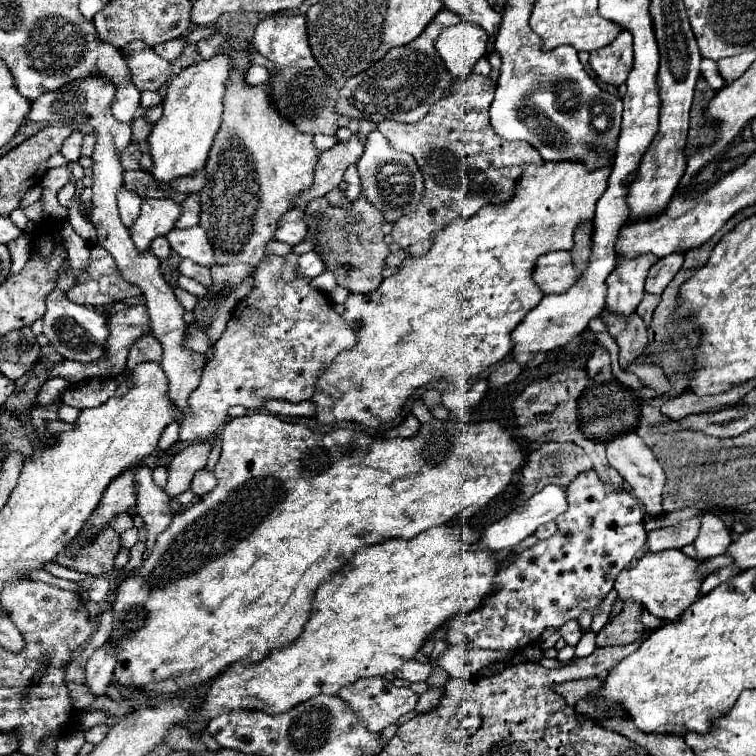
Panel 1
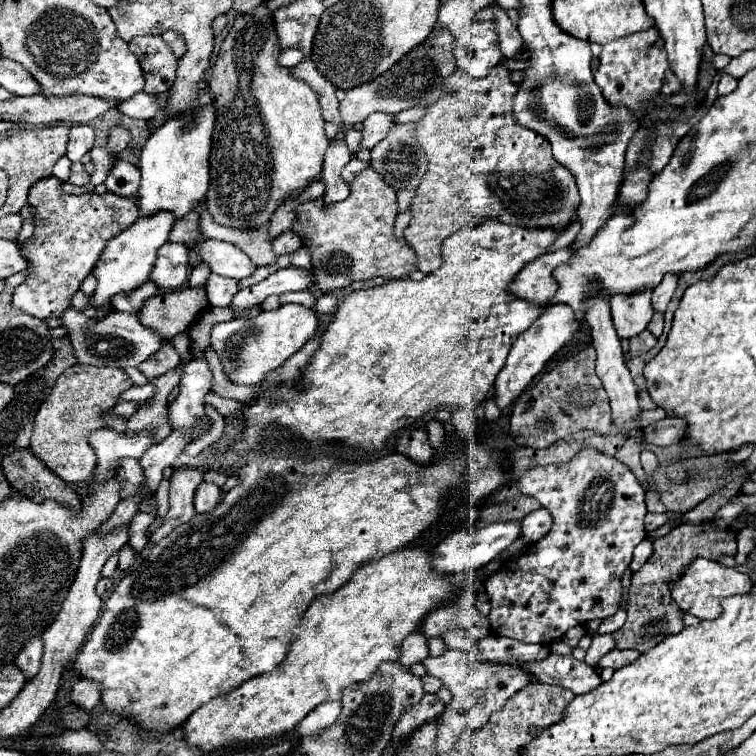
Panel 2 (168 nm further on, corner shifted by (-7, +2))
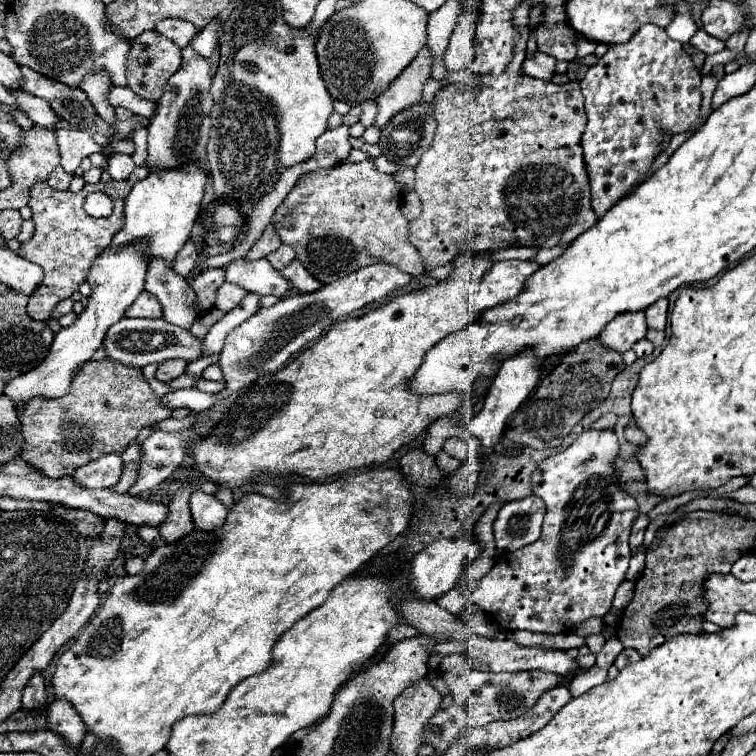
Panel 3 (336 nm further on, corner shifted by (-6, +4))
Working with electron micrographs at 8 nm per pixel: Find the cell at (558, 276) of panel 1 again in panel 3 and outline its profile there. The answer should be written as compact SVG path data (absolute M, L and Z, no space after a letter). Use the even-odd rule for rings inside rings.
M498 261L480 283L472 311L480 313L494 305L506 303L526 289L526 279L540 269L536 261Z

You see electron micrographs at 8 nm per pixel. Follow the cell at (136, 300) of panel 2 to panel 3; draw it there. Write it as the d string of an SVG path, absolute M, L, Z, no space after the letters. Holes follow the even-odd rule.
M144 291L140 297L126 309L126 317L162 317L162 305L156 301L156 295Z

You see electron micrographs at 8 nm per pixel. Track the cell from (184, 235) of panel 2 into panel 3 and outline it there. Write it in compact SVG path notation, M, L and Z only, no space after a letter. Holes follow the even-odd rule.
M186 241L184 247L178 251L176 261L174 261L174 269L176 273L180 273L182 277L188 277L190 271L198 265L198 251L196 245L192 241Z

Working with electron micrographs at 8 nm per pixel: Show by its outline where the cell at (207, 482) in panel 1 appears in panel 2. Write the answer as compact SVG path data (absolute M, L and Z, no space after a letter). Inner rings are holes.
M203 481L195 491L195 511L209 513L217 507L217 501L221 501L221 489L213 483Z

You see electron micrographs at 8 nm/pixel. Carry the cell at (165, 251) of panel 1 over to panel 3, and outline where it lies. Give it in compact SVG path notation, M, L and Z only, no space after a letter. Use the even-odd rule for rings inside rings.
M156 257L148 265L148 275L146 275L146 291L154 293L158 301L162 303L164 309L164 319L172 325L178 325L182 329L190 329L198 313L192 309L194 293L184 277L180 277L172 265Z

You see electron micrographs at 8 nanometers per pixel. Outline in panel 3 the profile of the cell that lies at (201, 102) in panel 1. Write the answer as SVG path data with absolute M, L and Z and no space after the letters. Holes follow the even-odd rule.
M188 163L176 169L166 167L150 167L148 177L140 179L130 195L126 197L126 223L114 235L112 249L126 245L134 239L148 239L150 257L164 257L166 261L174 261L176 253L182 249L184 241L188 241L194 221L200 213L200 203L204 197L204 189L208 183L208 175L202 171L200 165Z

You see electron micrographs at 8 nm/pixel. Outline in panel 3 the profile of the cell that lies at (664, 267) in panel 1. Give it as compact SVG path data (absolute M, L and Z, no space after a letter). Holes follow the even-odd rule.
M668 297L658 299L646 309L646 323L652 329L664 329L666 327L666 315L668 315Z

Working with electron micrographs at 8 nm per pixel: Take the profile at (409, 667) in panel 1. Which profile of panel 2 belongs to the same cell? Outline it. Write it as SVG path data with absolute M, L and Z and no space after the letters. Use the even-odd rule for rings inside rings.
M445 651L439 657L427 657L423 665L429 675L443 681L443 685L453 693L453 701L457 701L445 707L445 715L441 715L441 721L437 723L435 747L439 755L447 753L455 745L461 733L483 727L487 721L487 709L491 717L495 711L499 711L507 703L509 697L513 697L517 691L521 691L525 685L531 683L529 673L509 665L501 667L493 663L475 663L475 675L473 675L473 665L469 665L467 655L463 651Z

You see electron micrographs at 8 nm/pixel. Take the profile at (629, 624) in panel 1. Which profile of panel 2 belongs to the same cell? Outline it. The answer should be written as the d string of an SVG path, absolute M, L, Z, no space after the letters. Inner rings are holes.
M705 521L703 525L677 525L673 527L665 537L659 537L653 541L653 555L647 559L647 563L633 573L631 587L627 595L627 623L613 633L617 641L617 649L635 649L639 653L645 653L659 645L665 637L675 635L685 629L683 625L683 611L673 603L669 583L677 581L681 577L681 571L697 559L707 557L713 561L719 561L721 557L735 555L737 553L737 539L731 529L721 529L713 521Z

